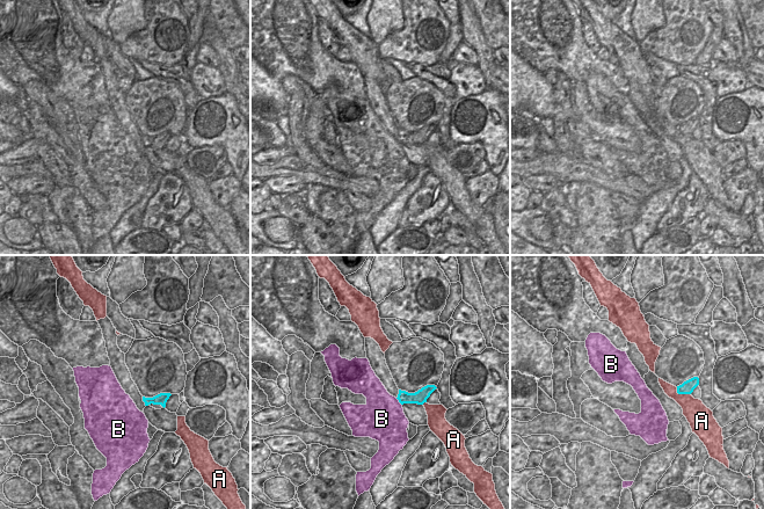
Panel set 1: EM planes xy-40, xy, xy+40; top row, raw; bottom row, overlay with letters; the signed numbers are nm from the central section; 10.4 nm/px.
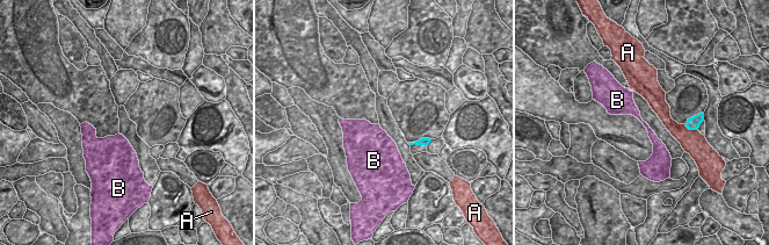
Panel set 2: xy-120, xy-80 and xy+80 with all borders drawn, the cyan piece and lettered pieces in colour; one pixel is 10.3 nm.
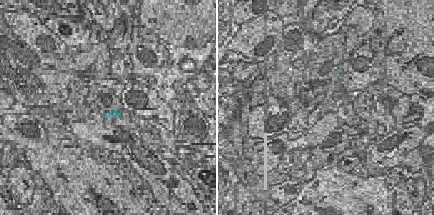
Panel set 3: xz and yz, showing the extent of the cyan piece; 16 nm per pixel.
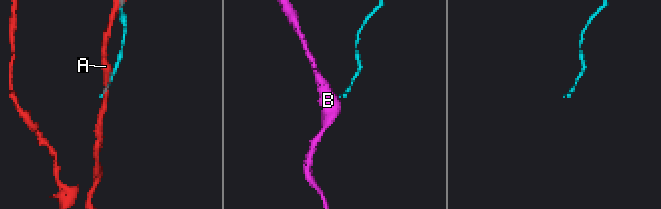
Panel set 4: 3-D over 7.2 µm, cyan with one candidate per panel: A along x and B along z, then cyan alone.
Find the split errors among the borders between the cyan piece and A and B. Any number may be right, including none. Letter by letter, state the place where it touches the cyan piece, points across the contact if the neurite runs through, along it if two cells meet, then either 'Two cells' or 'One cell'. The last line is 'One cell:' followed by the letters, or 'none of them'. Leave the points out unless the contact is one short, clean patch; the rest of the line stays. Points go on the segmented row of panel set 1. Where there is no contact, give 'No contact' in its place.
A: Touches cyan at xy+40 (682, 393). Boundary: xy+40 (676, 387), (678, 393), (690, 394). Two cells
B: Touches cyan at xy (399, 401). Boundary: xy (395, 398), (401, 405). Two cells
One cell: none of them.

